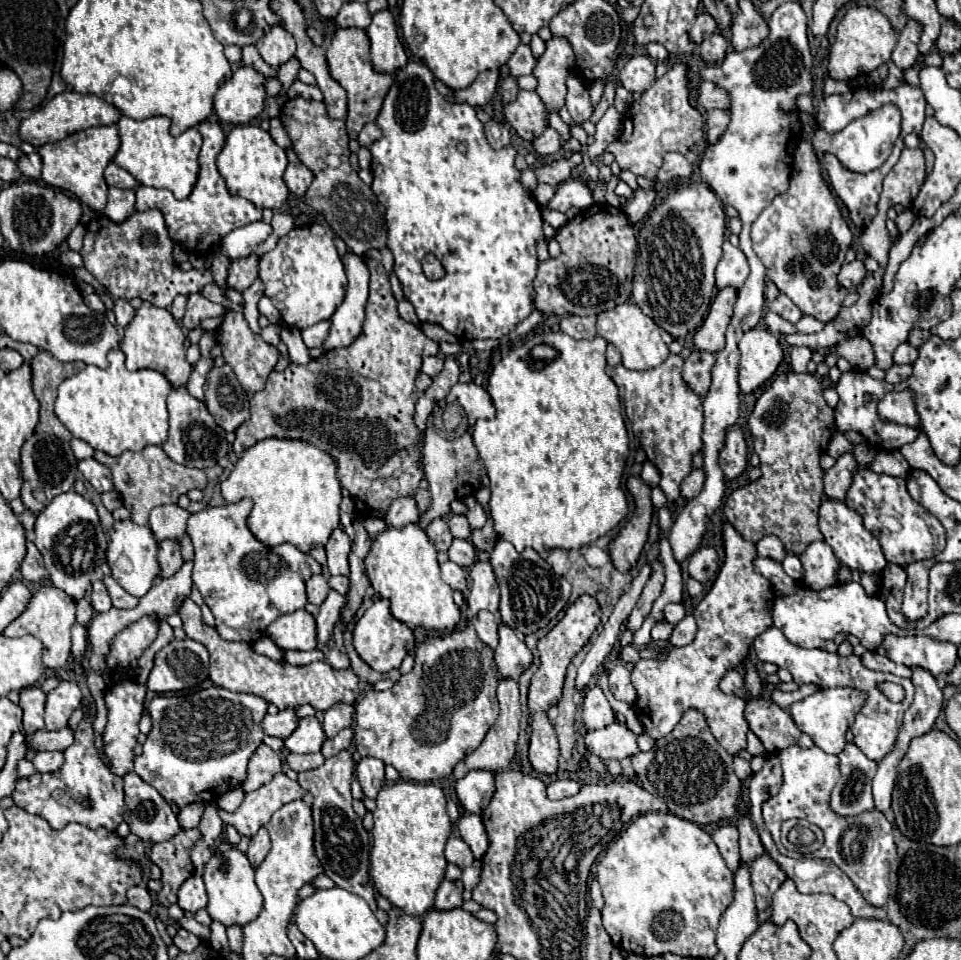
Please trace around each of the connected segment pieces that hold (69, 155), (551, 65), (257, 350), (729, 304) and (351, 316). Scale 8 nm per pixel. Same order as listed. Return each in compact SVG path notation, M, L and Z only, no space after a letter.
M101 125L101 127L89 127L85 131L77 131L61 141L41 145L39 147L39 155L42 159L41 179L51 187L71 191L81 203L89 205L91 209L103 211L107 203L107 183L103 171L115 157L119 143L121 141L117 127Z
M559 37L549 39L545 53L533 69L533 77L537 79L535 93L545 103L547 117L565 105L565 77L569 75L569 67L573 67L571 45Z
M227 311L225 313L223 323L215 329L215 339L217 339L217 343L221 343L223 359L235 371L243 391L249 393L249 395L261 391L265 387L265 381L267 381L269 373L273 371L273 367L279 359L279 351L273 345L267 345L257 333L253 333L249 329L243 313L237 313L237 311Z
M721 289L711 303L709 315L699 327L699 331L693 337L693 343L699 351L717 353L725 347L725 329L729 325L729 317L733 315L733 305L737 299L735 289Z
M347 253L343 257L343 265L349 277L347 293L343 303L337 307L337 311L331 317L331 331L327 341L323 343L325 351L339 349L351 345L357 335L361 333L363 321L365 321L365 303L369 293L369 271L361 257Z

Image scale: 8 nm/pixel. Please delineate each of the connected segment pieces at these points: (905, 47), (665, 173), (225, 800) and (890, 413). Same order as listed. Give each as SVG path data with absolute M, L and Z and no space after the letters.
M909 19L907 25L903 27L903 31L899 33L899 41L893 49L893 63L899 67L899 69L907 69L915 63L917 55L919 55L919 49L917 49L917 43L921 39L921 25L915 21L915 19Z
M667 153L663 167L657 173L657 179L659 181L673 181L673 179L687 181L689 175L691 175L691 163L681 153Z
M237 787L237 789L231 789L231 791L223 793L223 795L217 799L217 805L219 805L223 811L231 811L231 813L233 813L233 811L237 811L237 809L239 809L239 805L241 805L243 797L245 797L243 789L241 789L241 787Z
M909 389L885 395L881 399L879 413L881 417L885 417L885 421L897 421L897 423L907 423L907 425L919 423L919 417L913 405L913 393L909 393Z

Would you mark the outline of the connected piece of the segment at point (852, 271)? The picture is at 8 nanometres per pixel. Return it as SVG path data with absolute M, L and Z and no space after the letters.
M855 259L855 261L851 261L851 263L845 263L843 267L841 267L841 271L839 271L839 283L845 287L845 289L857 289L859 285L861 285L861 281L865 279L865 275L867 275L867 271L865 271L865 265L863 265L863 261L859 261L859 259Z

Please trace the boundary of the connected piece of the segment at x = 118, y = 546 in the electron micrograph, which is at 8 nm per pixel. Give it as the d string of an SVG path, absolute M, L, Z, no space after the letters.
M131 519L125 521L115 521L113 531L111 531L111 543L107 547L107 563L113 571L113 579L131 595L143 597L151 585L153 579L159 573L157 565L157 541L151 533L149 527L135 525Z

